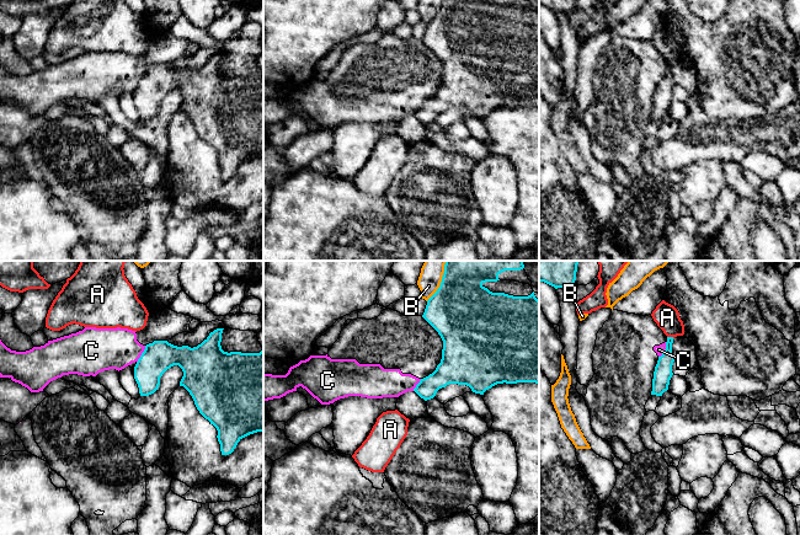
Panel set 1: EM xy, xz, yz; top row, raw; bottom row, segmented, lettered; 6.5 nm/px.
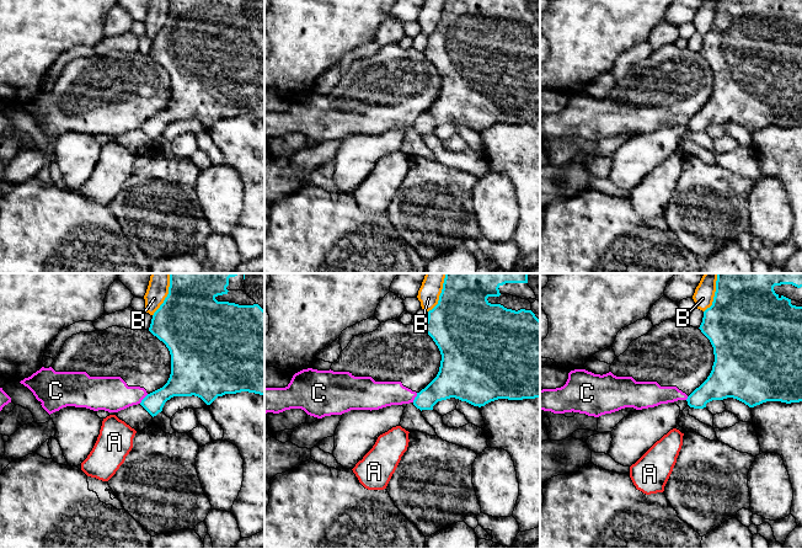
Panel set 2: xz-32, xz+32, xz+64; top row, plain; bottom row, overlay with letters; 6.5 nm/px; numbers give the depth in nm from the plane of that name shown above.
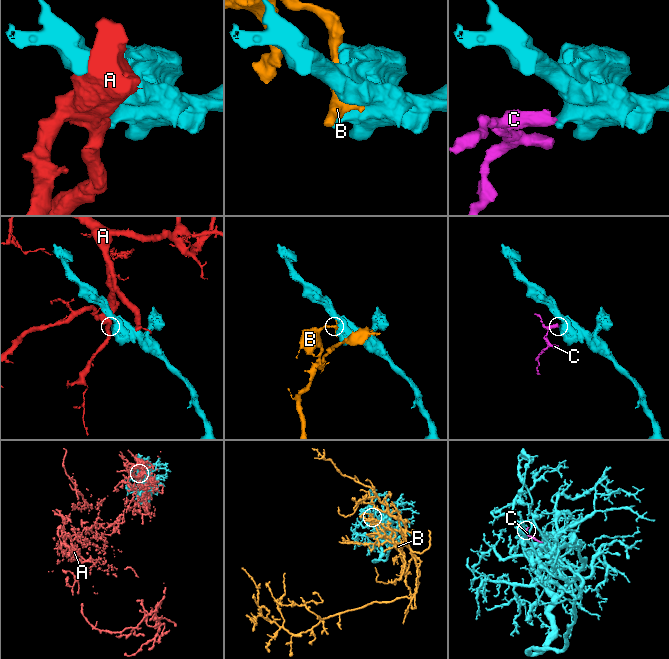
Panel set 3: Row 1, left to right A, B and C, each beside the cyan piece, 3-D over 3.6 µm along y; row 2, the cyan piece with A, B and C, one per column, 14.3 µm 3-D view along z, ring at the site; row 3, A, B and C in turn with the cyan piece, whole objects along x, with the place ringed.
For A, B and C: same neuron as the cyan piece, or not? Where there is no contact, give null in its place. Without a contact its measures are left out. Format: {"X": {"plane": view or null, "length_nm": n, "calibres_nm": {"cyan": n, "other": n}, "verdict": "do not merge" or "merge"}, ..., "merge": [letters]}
{"A": {"plane": "yz", "length_nm": 50, "calibres_nm": {"cyan": 120, "other": 160}, "verdict": "do not merge"}, "B": {"plane": "xz", "length_nm": 200, "calibres_nm": {"cyan": 440, "other": 130}, "verdict": "do not merge"}, "C": {"plane": "xy", "length_nm": 130, "calibres_nm": {"cyan": 200, "other": 280}, "verdict": "do not merge"}, "merge": []}

